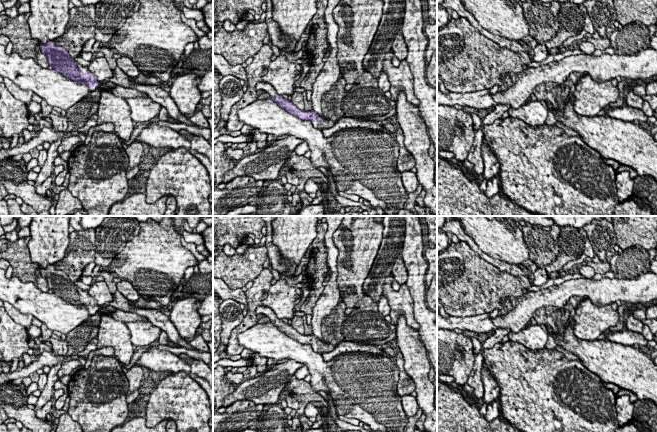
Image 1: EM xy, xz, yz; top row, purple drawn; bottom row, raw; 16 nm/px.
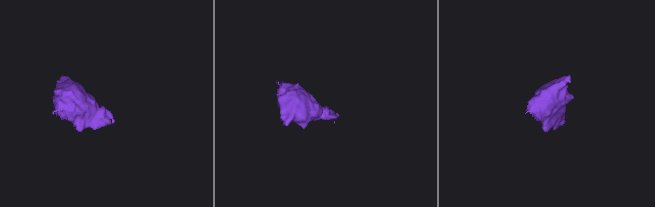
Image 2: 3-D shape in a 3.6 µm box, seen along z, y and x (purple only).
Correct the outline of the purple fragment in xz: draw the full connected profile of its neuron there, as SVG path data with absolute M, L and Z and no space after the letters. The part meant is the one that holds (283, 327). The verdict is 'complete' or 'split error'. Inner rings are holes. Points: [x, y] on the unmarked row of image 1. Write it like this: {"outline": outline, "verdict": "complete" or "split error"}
{"outline": "M258 307L256 314L258 315L259 313L262 313L266 317L268 317L270 319L270 323L274 324L281 332L285 333L291 339L294 339L302 344L310 344L313 351L315 352L322 354L325 352L330 352L335 348L335 345L326 344L320 339L316 338L313 334L305 335L299 333L291 325L284 323L282 319L279 319L269 307Z", "verdict": "split error"}

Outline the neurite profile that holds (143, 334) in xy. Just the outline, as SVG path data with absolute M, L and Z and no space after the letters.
M127 322L131 333L130 341L138 348L145 348L158 339L161 329L154 326L151 322Z

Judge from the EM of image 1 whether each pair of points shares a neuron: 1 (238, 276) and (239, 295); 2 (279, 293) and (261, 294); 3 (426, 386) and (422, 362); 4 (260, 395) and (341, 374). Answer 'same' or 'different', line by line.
1: different
2: different
3: same
4: different

